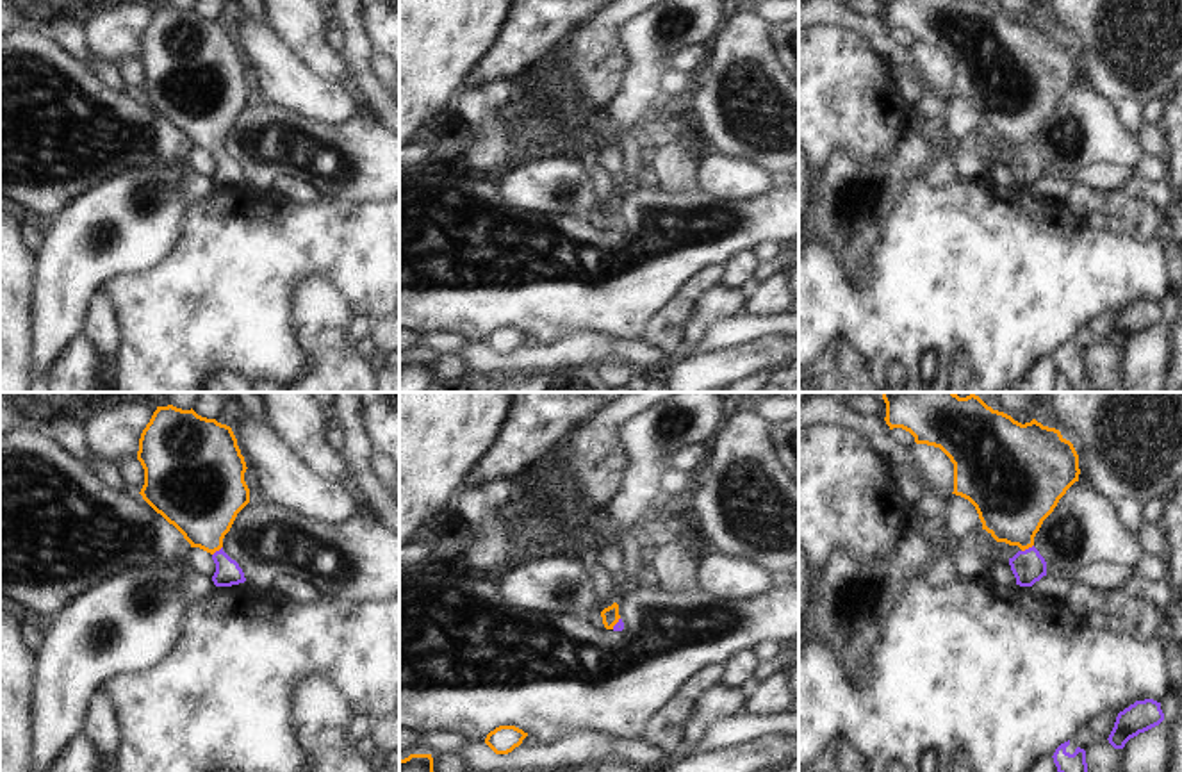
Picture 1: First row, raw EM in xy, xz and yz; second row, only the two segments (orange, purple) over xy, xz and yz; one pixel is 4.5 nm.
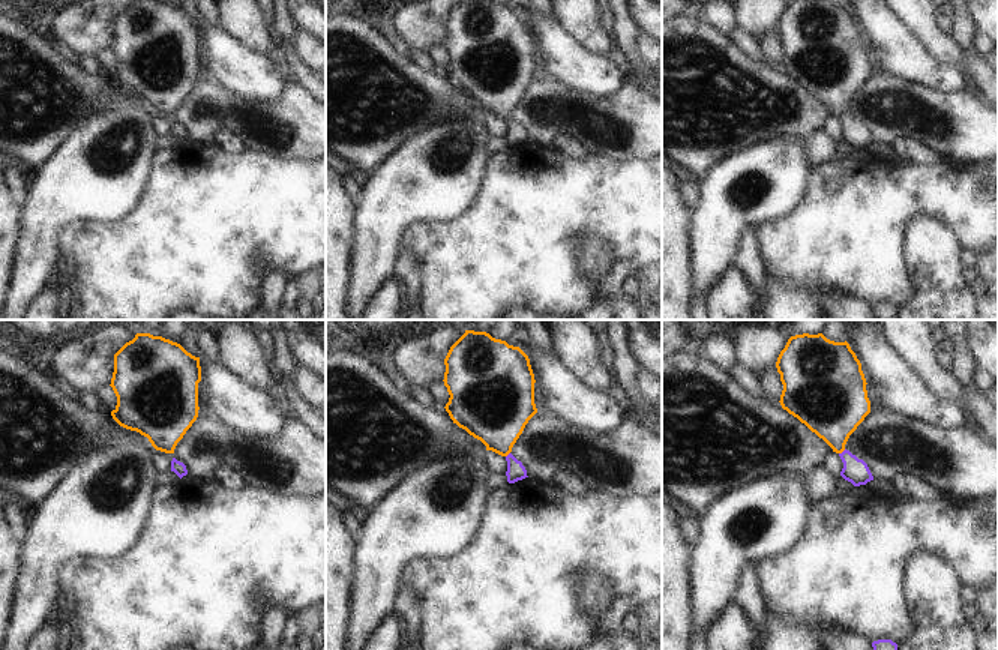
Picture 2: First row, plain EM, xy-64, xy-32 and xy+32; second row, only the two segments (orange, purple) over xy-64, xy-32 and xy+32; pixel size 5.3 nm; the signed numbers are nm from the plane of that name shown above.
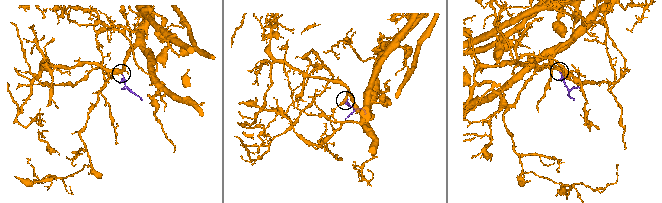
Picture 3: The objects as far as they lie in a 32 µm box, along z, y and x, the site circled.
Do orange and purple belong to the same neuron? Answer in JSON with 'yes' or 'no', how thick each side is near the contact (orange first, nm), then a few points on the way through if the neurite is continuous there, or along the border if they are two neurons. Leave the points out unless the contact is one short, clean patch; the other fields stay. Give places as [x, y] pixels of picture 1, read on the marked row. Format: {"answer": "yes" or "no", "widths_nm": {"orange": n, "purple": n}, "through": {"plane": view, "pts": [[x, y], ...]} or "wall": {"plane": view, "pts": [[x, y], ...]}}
{"answer": "yes", "widths_nm": {"orange": 360, "purple": 150}, "through": {"plane": "yz", "pts": [[1013, 494], [1015, 521], [1027, 548], [1027, 566]]}}

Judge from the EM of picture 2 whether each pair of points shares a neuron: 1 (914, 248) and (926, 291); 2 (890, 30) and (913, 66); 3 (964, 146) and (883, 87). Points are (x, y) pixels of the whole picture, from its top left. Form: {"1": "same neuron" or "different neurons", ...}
{"1": "same neuron", "2": "same neuron", "3": "same neuron"}

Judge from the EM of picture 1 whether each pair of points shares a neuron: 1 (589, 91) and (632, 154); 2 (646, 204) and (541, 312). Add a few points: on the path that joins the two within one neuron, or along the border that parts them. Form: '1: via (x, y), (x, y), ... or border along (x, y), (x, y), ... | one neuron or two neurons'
1: border along (624, 70), (619, 88), (605, 109) | two neurons
2: via (632, 234), (587, 279), (574, 279), (571, 282) | one neuron

